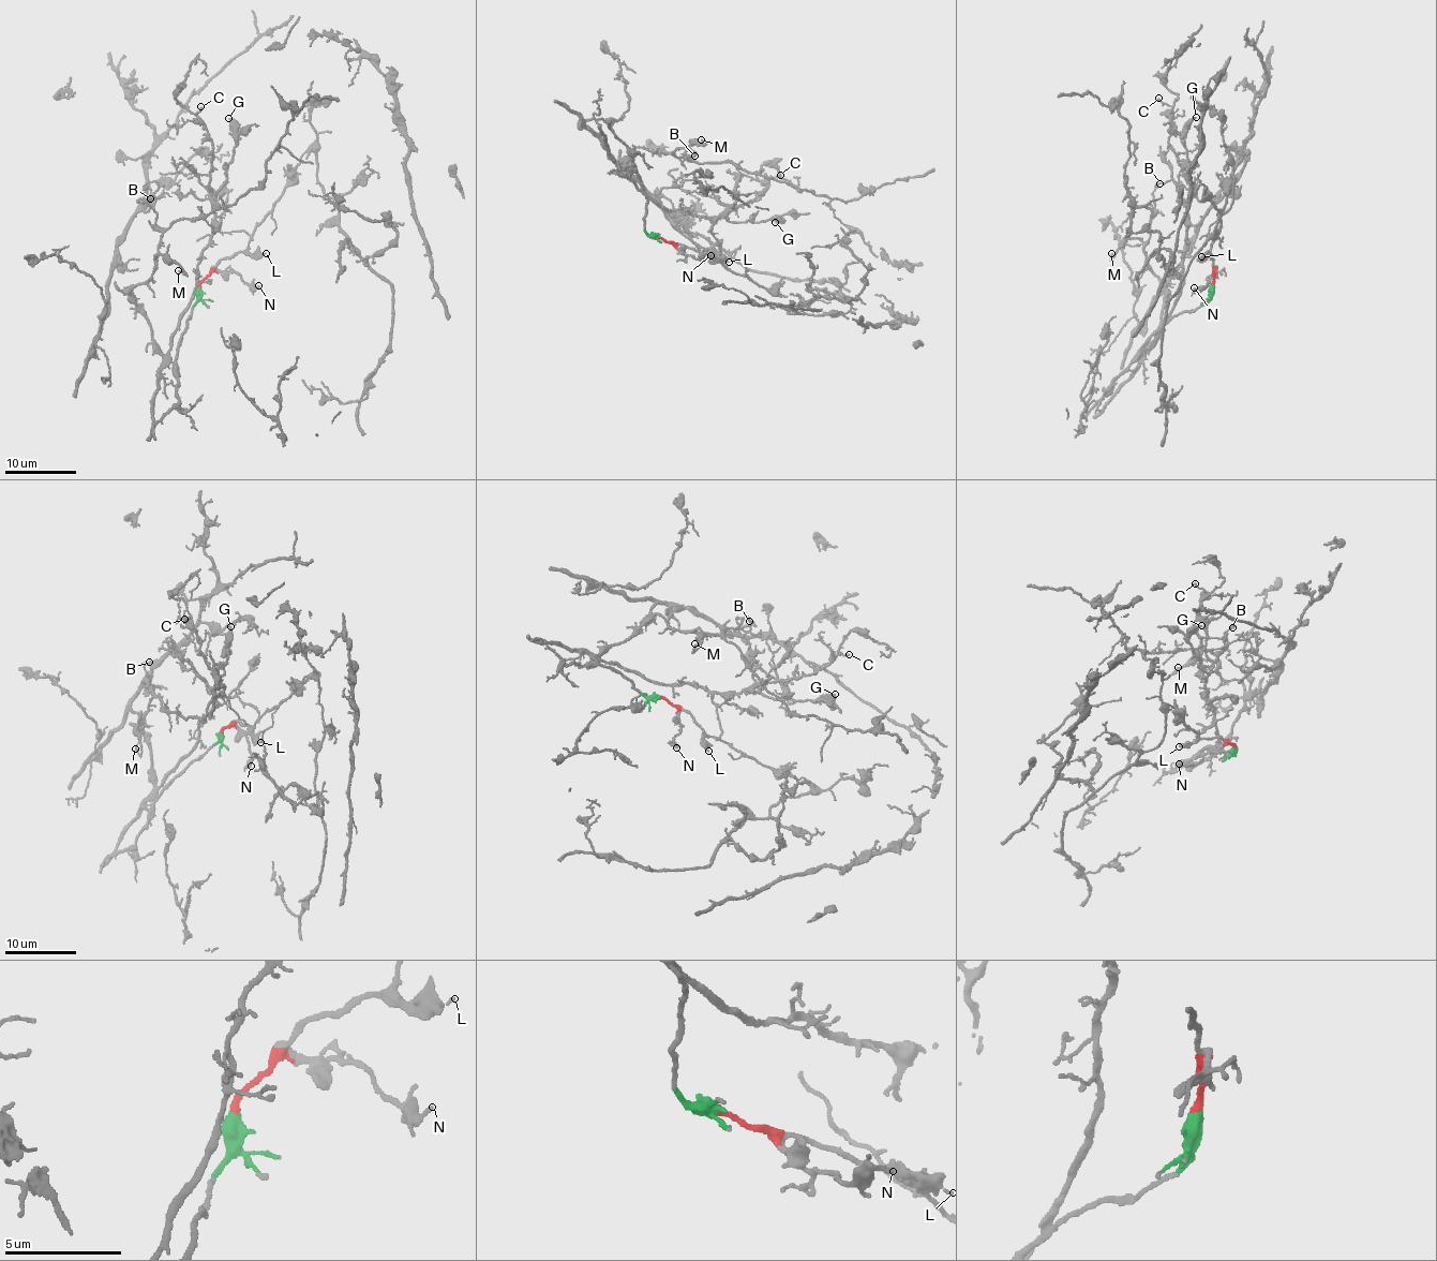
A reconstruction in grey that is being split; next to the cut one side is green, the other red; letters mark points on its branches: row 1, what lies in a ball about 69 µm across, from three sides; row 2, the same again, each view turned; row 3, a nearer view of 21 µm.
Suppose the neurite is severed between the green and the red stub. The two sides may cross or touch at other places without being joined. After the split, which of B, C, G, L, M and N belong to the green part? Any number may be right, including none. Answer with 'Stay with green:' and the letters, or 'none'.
Stay with green: B, C, G, M

